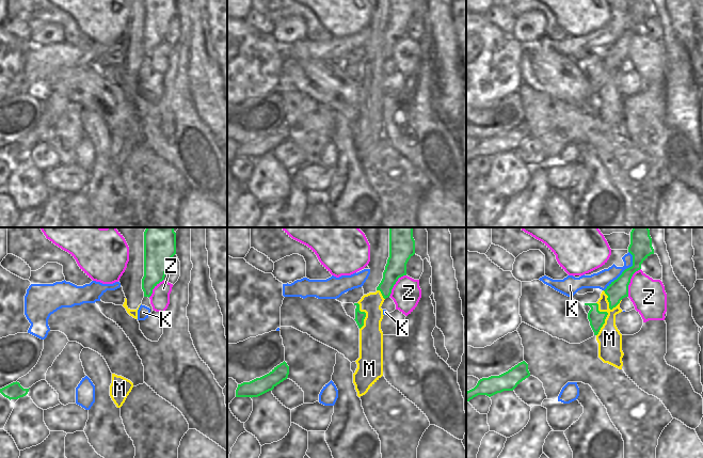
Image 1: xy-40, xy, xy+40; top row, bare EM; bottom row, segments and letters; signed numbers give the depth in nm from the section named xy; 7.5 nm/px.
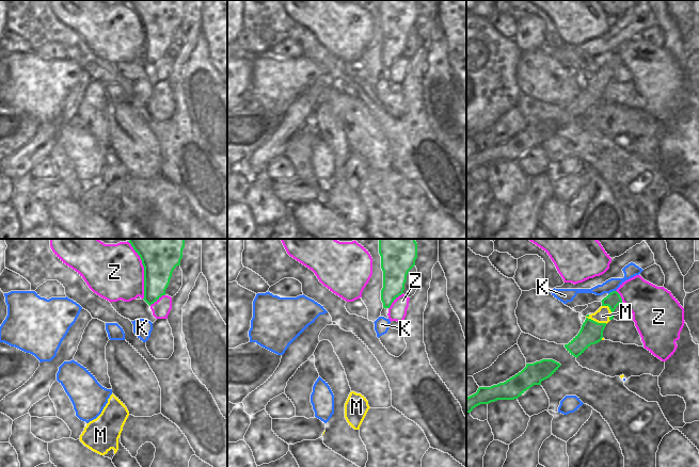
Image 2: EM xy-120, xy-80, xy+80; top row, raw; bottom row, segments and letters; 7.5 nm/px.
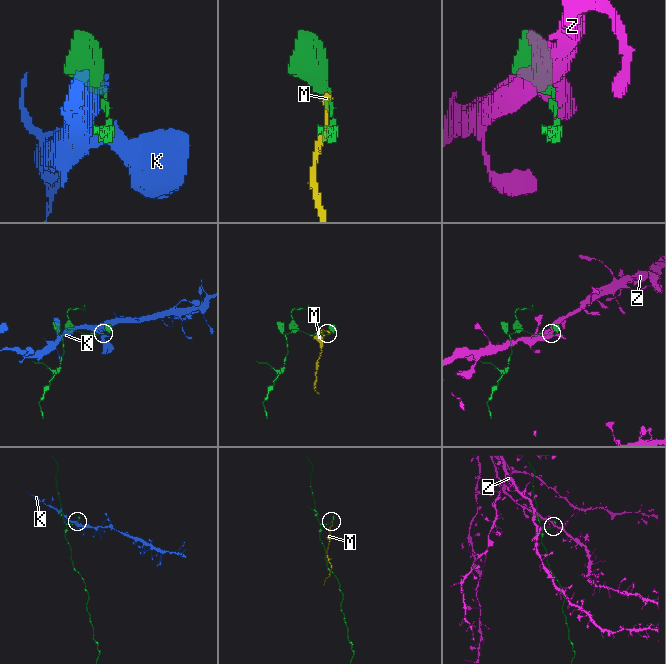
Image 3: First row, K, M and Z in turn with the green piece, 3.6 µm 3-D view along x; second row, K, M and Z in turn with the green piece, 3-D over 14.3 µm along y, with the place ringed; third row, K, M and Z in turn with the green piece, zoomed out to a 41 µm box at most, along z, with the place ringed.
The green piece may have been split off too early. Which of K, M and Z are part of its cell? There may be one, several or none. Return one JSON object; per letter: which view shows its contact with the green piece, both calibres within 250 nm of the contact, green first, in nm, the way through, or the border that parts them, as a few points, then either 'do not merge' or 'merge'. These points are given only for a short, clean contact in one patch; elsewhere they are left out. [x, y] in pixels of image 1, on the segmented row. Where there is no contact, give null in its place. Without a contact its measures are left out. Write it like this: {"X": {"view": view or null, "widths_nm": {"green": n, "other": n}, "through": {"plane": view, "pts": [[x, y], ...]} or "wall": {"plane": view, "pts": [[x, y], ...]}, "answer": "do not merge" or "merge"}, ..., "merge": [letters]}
{"K": {"view": "xy+40", "widths_nm": {"green": 170, "other": 130}, "answer": "do not merge"}, "M": {"view": "xy+40", "widths_nm": {"green": 120, "other": 190}, "wall": {"plane": "xy+40", "pts": [[596, 302], [597, 309], [607, 313], [605, 322], [596, 335]]}, "answer": "do not merge"}, "Z": {"view": "xy+40", "widths_nm": {"green": 150, "other": 260}, "answer": "do not merge"}, "merge": []}

